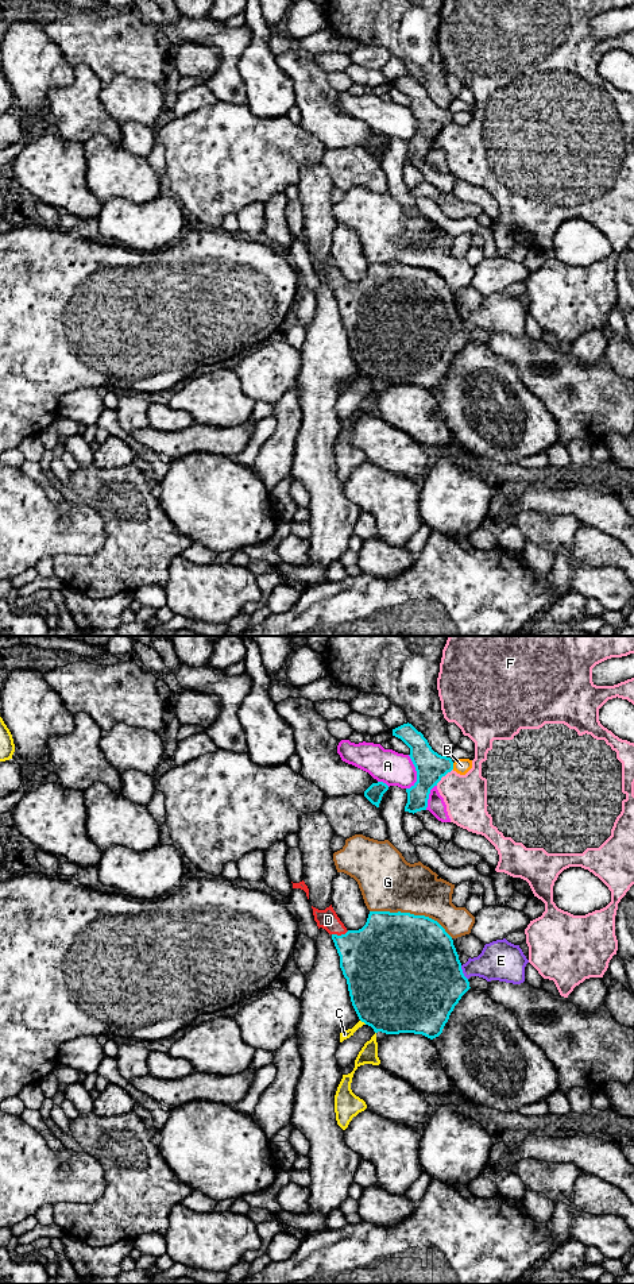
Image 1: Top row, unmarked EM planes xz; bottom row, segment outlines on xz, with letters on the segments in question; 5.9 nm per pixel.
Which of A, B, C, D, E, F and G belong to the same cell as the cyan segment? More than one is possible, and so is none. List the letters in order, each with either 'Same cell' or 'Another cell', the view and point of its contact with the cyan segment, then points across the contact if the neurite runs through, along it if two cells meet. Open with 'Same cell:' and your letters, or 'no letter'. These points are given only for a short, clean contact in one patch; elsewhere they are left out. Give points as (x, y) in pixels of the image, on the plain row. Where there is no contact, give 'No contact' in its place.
Same cell: D
A: Another cell. Touches cyan at xz (417, 124)
B: Another cell. Touches cyan at xz (452, 118)
C: Another cell. Touches cyan at xz (363, 373)
D: Same cell. Touches cyan at xz (341, 286). Path across: xz (375, 311), (355, 300), (341, 286), (328, 272)
E: Another cell. Touches cyan at xz (462, 324)
F: Another cell. Touches cyan at xz (443, 127)
G: Another cell. Touches cyan at xz (412, 266)

